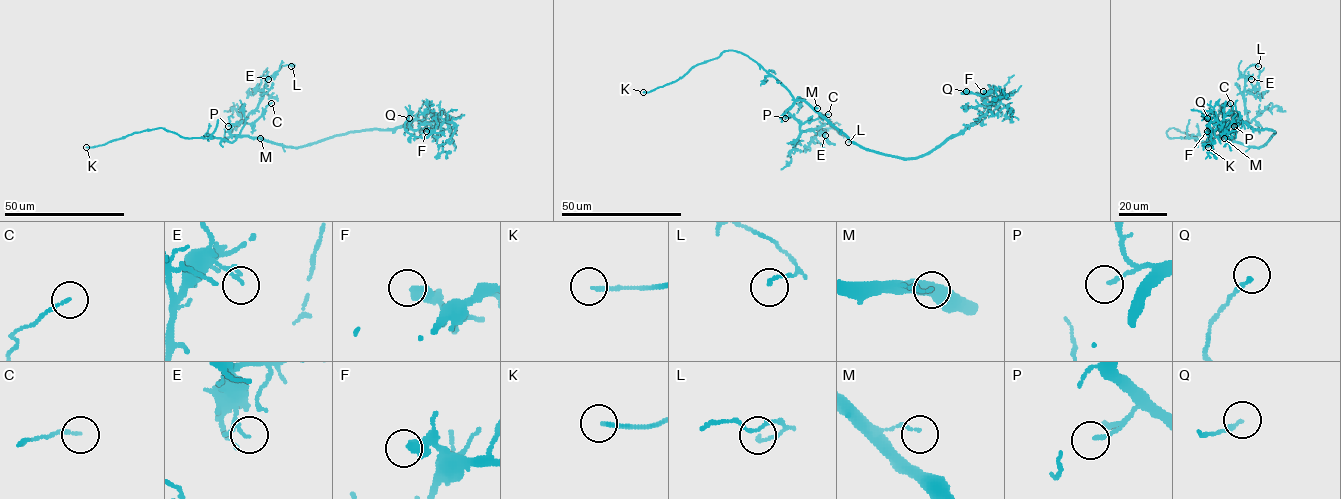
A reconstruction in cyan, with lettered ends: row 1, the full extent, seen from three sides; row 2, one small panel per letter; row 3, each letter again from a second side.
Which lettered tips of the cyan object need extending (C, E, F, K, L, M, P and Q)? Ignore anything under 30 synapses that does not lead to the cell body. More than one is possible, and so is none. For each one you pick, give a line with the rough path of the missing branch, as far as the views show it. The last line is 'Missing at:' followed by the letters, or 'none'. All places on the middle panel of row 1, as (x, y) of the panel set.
Missing at: K

